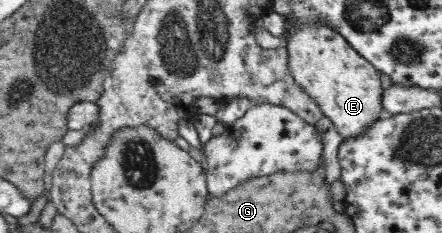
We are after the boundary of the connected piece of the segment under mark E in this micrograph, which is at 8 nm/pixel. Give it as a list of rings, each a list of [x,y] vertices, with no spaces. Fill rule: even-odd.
[[[295,19],[285,20],[288,30],[283,32],[282,41],[295,82],[319,105],[341,138],[361,136],[375,120],[385,115],[381,107],[384,90],[379,71],[325,23],[297,25]]]

